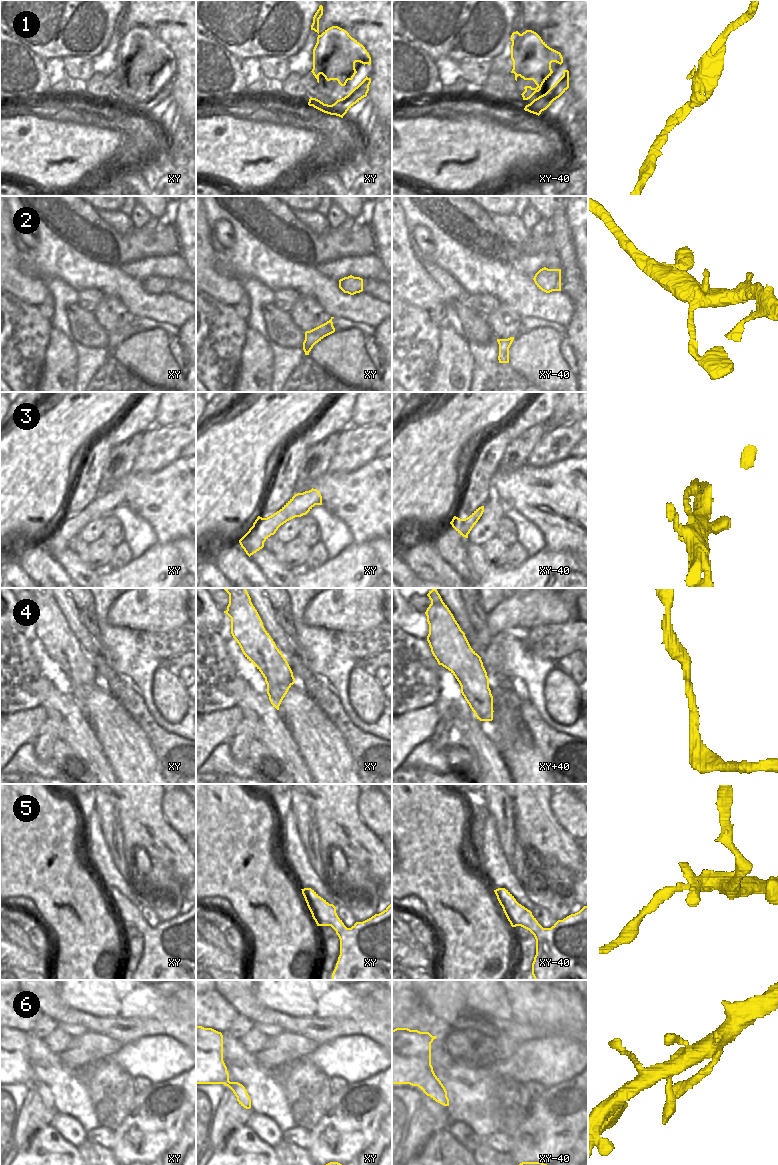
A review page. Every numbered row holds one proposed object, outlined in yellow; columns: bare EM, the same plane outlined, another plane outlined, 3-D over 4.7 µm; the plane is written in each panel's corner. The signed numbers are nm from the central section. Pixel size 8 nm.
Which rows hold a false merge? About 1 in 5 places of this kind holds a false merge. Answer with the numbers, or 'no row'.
no row

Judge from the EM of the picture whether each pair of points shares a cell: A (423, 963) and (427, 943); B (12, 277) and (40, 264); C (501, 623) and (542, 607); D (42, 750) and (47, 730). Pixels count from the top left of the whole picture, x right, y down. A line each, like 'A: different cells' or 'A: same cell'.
A: different cells
B: different cells
C: same cell
D: same cell

